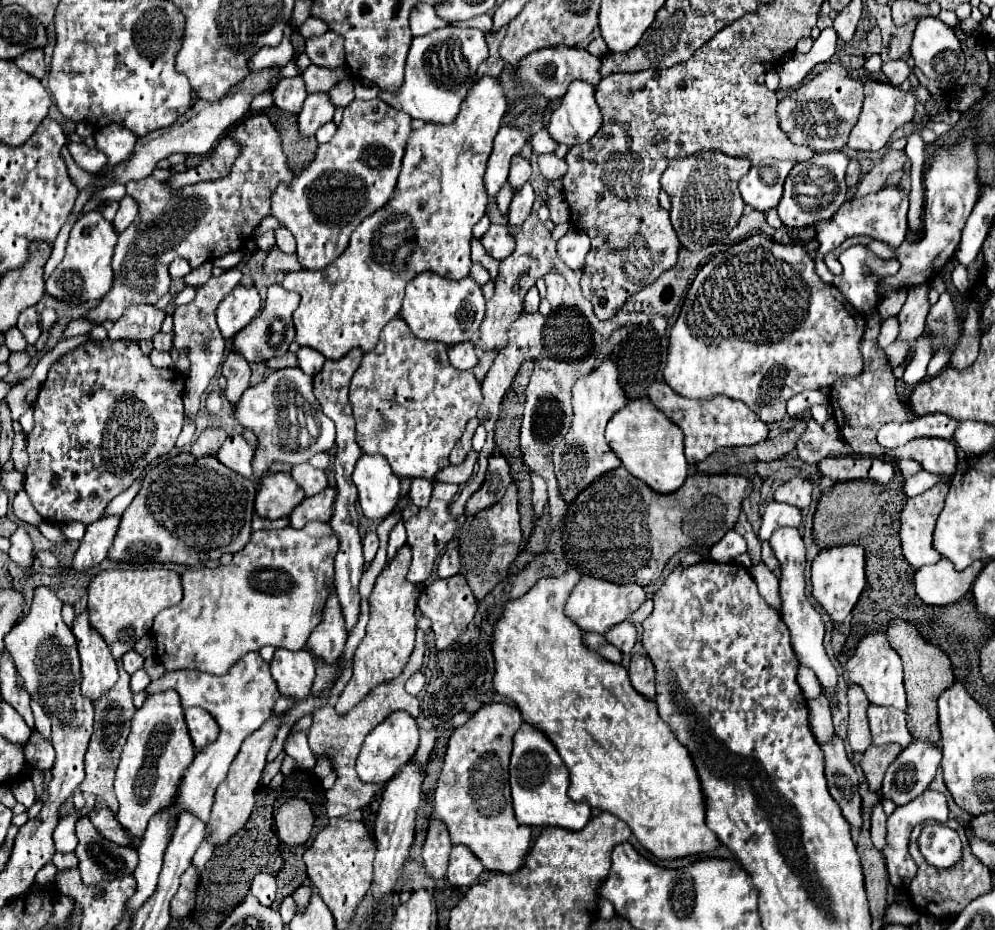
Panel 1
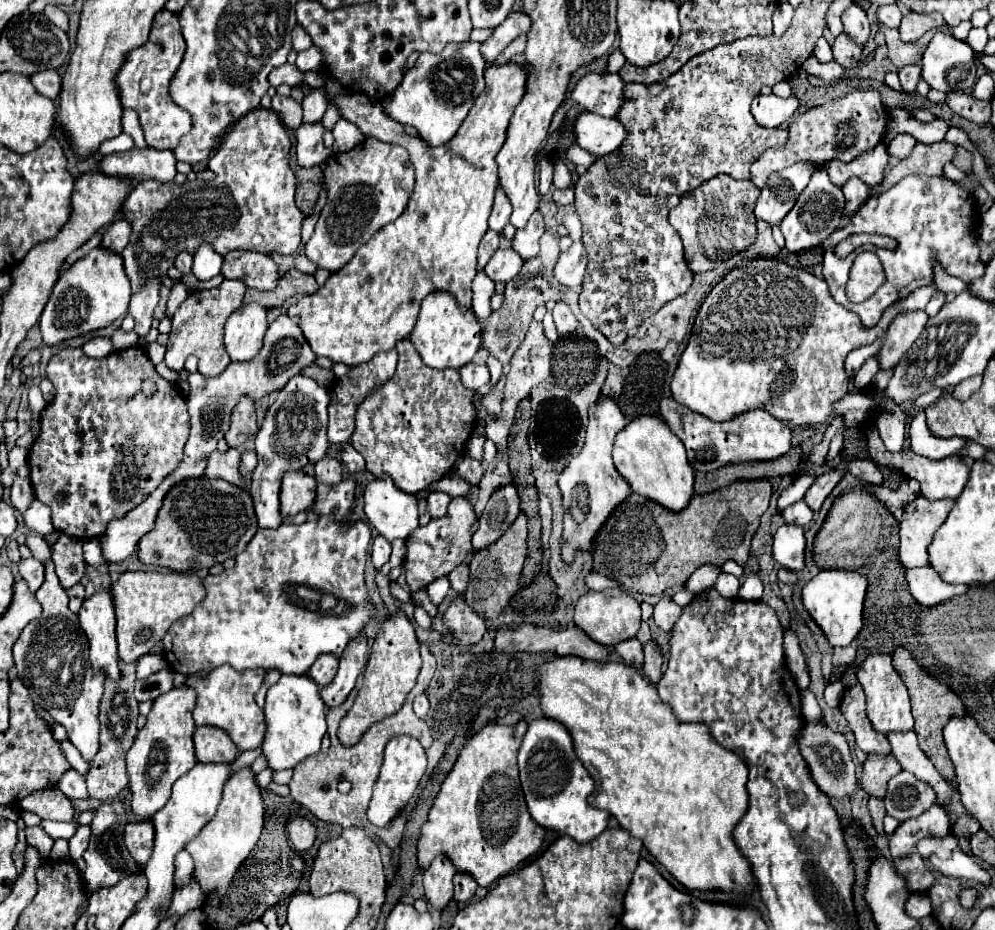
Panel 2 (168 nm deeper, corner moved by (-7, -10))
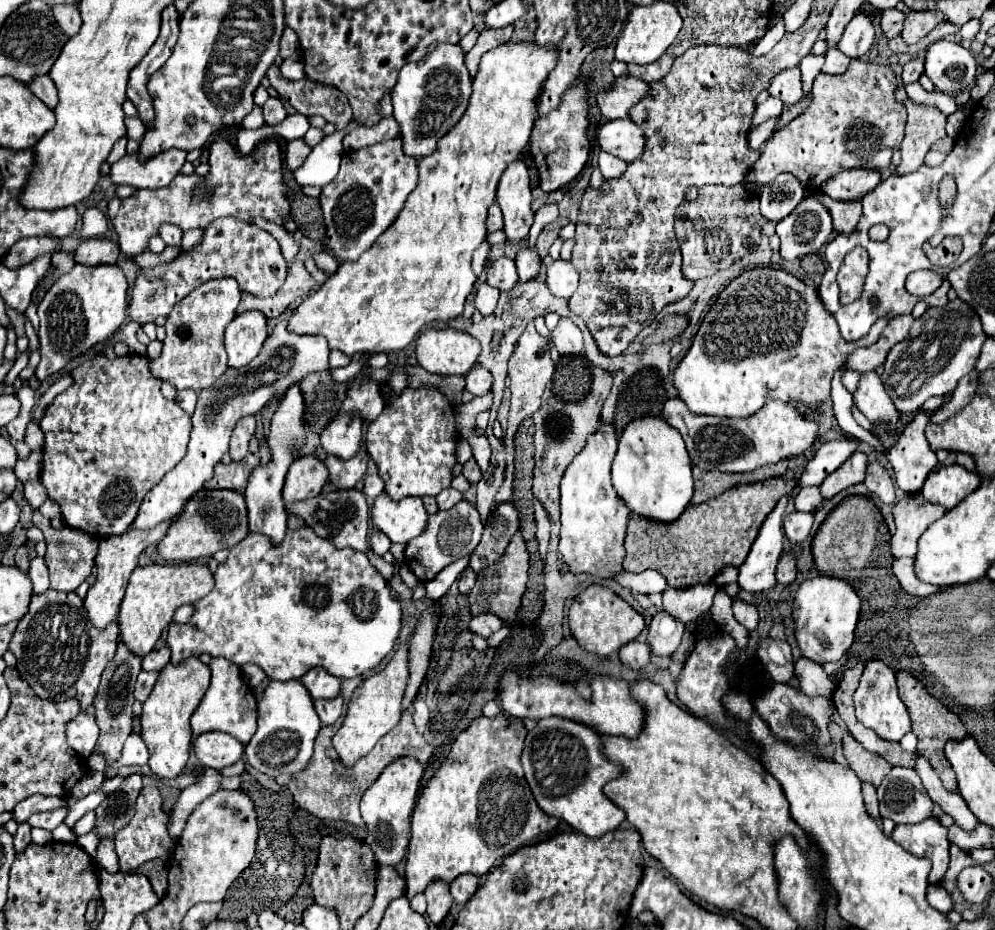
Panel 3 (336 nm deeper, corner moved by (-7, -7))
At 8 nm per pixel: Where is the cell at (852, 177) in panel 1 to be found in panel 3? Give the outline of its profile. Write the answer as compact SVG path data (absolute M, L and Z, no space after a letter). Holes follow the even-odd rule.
M827 200L827 208L831 208L833 216L833 228L835 232L851 232L855 224L859 222L861 216L861 200L849 200L849 202L839 202L839 200Z

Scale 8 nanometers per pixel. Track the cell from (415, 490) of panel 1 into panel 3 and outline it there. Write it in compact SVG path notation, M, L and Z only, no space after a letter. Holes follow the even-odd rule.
M445 488L443 492L437 494L437 506L439 506L439 510L449 510L449 508L455 506L461 498L463 498L463 494L457 492L455 488Z

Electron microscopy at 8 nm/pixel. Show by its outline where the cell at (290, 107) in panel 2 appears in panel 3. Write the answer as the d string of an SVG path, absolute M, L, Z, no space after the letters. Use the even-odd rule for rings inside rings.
M269 98L263 104L263 116L265 116L265 124L277 126L277 124L281 124L285 120L287 110L285 110L285 106L283 106L283 102L279 98Z

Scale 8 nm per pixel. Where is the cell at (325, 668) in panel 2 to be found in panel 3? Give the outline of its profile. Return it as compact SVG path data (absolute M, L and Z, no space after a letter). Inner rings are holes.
M311 668L311 672L301 676L301 682L305 684L313 700L335 698L341 688L341 680L337 676L331 676L325 668Z

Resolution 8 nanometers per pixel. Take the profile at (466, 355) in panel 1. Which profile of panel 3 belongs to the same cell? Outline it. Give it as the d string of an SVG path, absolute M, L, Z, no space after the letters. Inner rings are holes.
M475 364L475 368L471 368L471 372L467 372L465 376L465 382L467 382L467 390L475 396L483 396L485 392L491 390L491 384L493 384L493 376L487 368L481 368L481 364Z

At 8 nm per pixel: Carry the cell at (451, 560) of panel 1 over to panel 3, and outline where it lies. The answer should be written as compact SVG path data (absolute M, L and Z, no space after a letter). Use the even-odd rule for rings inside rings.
M467 566L467 568L459 574L457 584L459 584L459 592L461 592L461 594L467 594L467 592L473 588L473 584L475 584L475 572Z

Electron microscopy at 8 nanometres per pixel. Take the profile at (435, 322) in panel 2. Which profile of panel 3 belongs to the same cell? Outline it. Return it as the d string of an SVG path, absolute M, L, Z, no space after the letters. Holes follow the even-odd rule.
M427 328L415 340L415 354L421 368L431 374L467 374L481 354L479 340L455 328Z

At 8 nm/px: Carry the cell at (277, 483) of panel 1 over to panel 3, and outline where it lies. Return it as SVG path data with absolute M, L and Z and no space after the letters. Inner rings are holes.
M301 456L295 464L291 464L285 486L283 500L285 502L305 502L317 496L327 482L327 468L315 456Z

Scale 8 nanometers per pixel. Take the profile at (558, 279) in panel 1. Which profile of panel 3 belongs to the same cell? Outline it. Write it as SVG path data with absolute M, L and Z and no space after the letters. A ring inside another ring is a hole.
M559 318L559 324L551 332L551 338L553 338L559 354L563 354L563 356L581 354L581 350L583 350L581 330L573 324L571 318Z

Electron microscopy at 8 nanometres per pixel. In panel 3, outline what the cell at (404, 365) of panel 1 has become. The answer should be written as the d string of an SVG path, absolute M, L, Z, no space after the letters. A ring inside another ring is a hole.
M421 386L421 388L405 388L401 396L393 398L391 404L385 406L383 414L367 426L365 446L369 456L379 468L379 476L385 482L385 492L399 500L407 496L437 496L443 488L451 484L451 468L455 466L455 448L457 448L459 432L455 424L455 406L445 398L445 394L435 386Z

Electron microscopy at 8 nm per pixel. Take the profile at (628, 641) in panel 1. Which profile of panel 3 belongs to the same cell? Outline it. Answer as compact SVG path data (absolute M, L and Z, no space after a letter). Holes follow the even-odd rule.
M631 640L629 644L625 644L625 646L619 650L619 658L623 660L623 664L639 670L639 668L643 668L643 666L649 662L651 650L649 650L647 644L637 642L637 640Z

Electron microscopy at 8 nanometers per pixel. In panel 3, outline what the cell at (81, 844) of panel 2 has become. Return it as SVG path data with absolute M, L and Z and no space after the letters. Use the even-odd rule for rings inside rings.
M87 812L87 814L85 814L81 820L77 820L77 826L75 826L73 830L77 832L77 836L87 834L87 832L91 832L93 822L95 822L95 812Z

